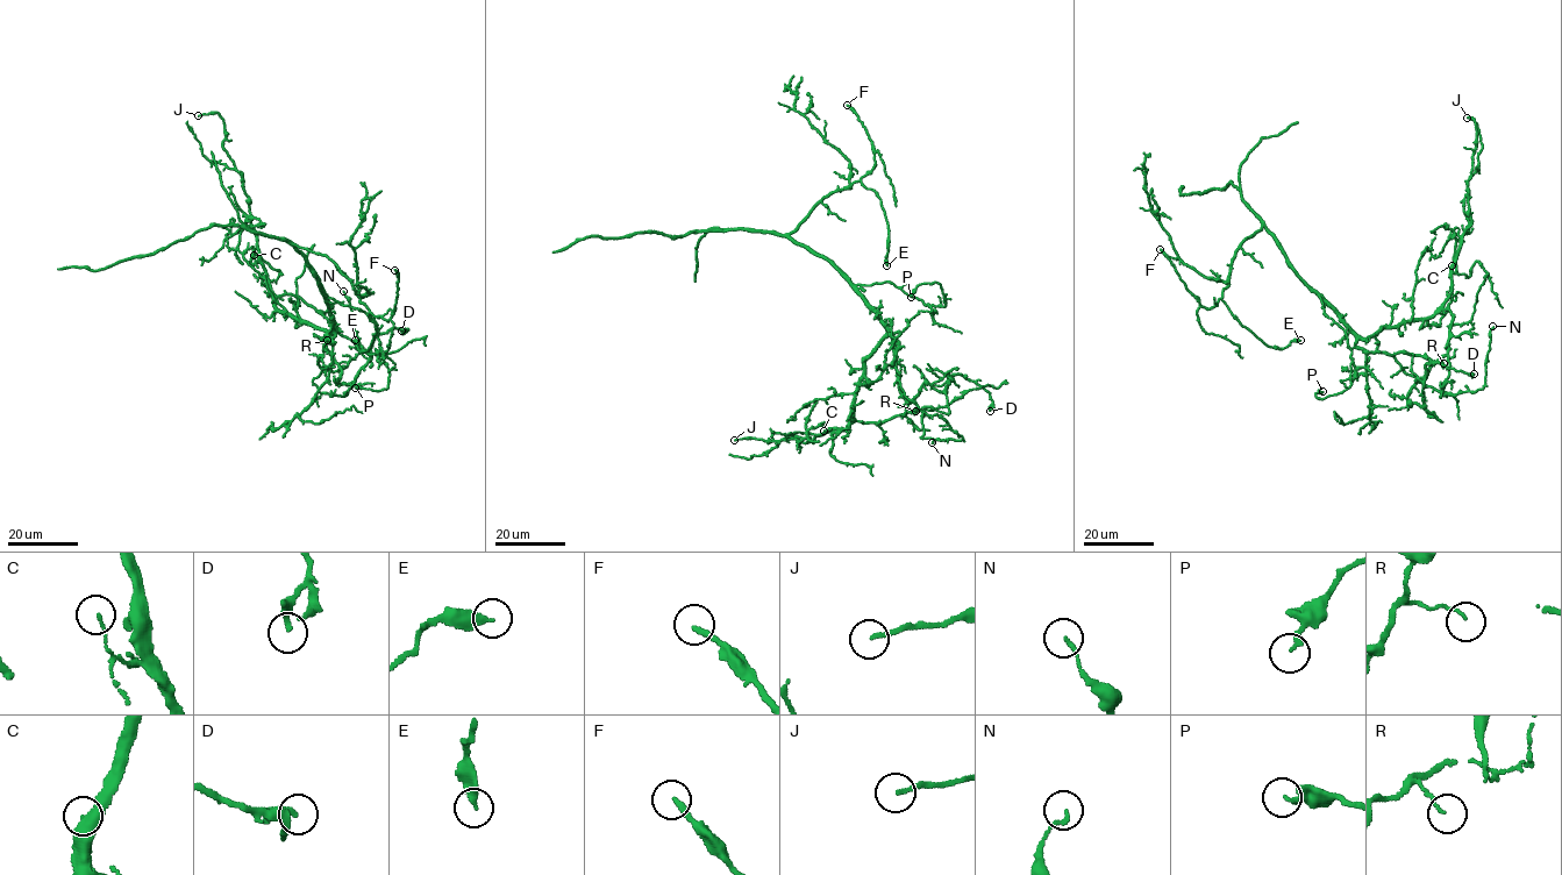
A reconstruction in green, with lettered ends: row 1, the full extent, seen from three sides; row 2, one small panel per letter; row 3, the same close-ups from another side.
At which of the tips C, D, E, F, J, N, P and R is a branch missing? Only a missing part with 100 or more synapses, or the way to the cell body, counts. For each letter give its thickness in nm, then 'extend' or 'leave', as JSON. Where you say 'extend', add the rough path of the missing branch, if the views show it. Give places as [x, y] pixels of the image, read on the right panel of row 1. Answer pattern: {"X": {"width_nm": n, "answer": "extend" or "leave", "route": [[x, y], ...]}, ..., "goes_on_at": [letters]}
{"C": {"width_nm": 90, "answer": "leave"}, "D": {"width_nm": 200, "answer": "leave"}, "E": {"width_nm": 320, "answer": "leave"}, "F": {"width_nm": 220, "answer": "leave"}, "J": {"width_nm": 150, "answer": "leave"}, "N": {"width_nm": 130, "answer": "leave"}, "P": {"width_nm": 160, "answer": "leave"}, "R": {"width_nm": 100, "answer": "leave"}, "goes_on_at": []}

